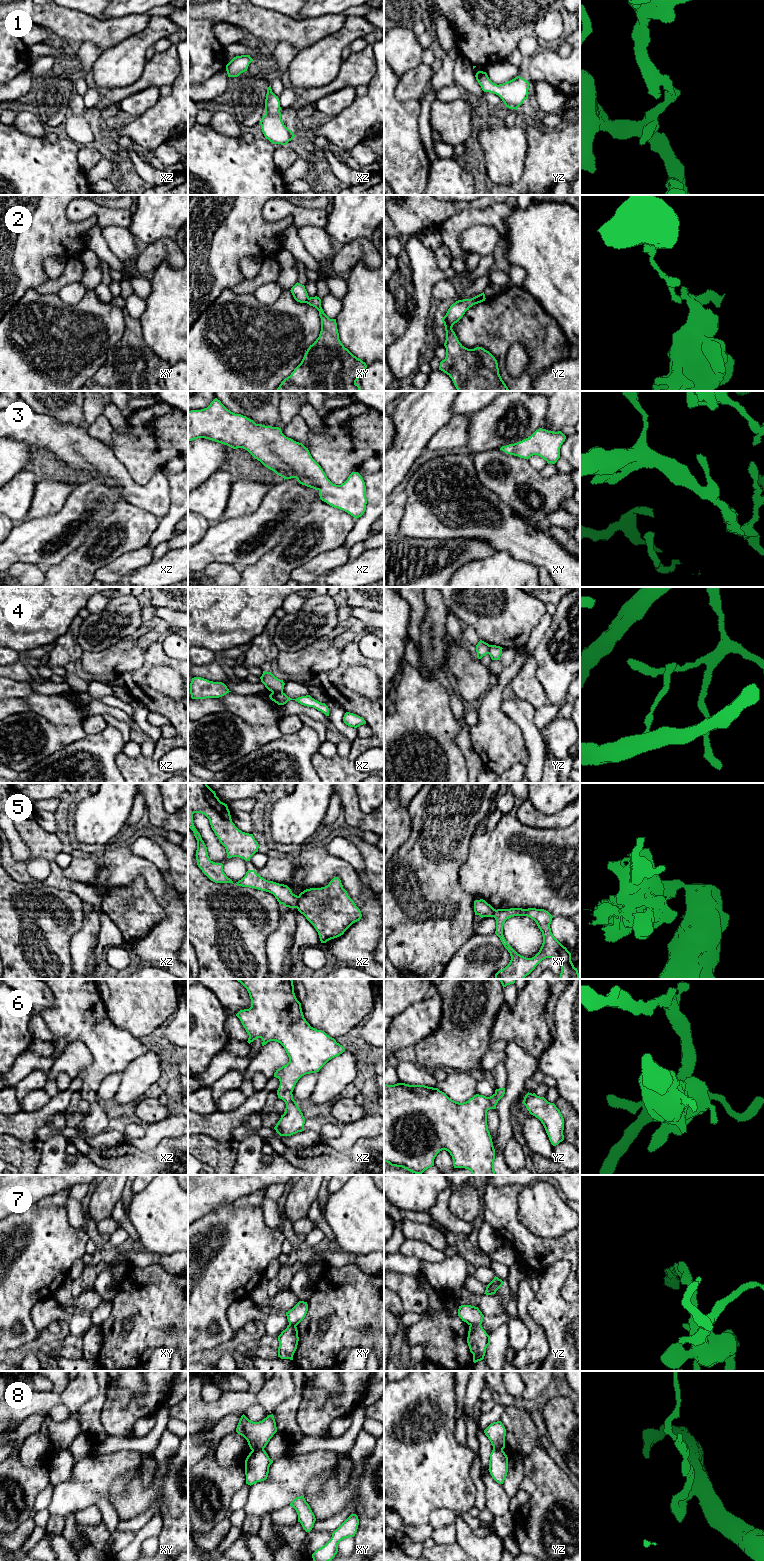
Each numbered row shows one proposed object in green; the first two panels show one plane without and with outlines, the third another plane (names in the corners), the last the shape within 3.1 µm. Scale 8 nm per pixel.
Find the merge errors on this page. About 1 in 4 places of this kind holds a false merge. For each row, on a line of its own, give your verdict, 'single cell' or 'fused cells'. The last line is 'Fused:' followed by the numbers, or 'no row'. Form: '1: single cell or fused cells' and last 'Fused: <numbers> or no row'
1: single cell
2: fused cells
3: single cell
4: fused cells
5: fused cells
6: single cell
7: fused cells
8: fused cells
Fused: 2, 4, 5, 7, 8

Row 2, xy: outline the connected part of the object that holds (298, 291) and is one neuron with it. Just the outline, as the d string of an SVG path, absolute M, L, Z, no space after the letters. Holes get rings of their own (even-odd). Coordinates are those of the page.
M298 282L291 288L290 291L291 291L294 299L297 302L306 303L307 300L309 299L305 286Z

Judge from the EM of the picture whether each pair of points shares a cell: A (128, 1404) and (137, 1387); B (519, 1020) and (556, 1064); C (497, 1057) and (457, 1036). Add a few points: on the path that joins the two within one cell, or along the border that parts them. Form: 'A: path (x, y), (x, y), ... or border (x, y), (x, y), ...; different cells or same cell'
A: border (145, 1382), (143, 1394), (109, 1398); different cells
B: border (553, 1031), (553, 1042), (538, 1058); different cells
C: border (489, 1048), (481, 1060), (481, 1068), (484, 1072); different cells

